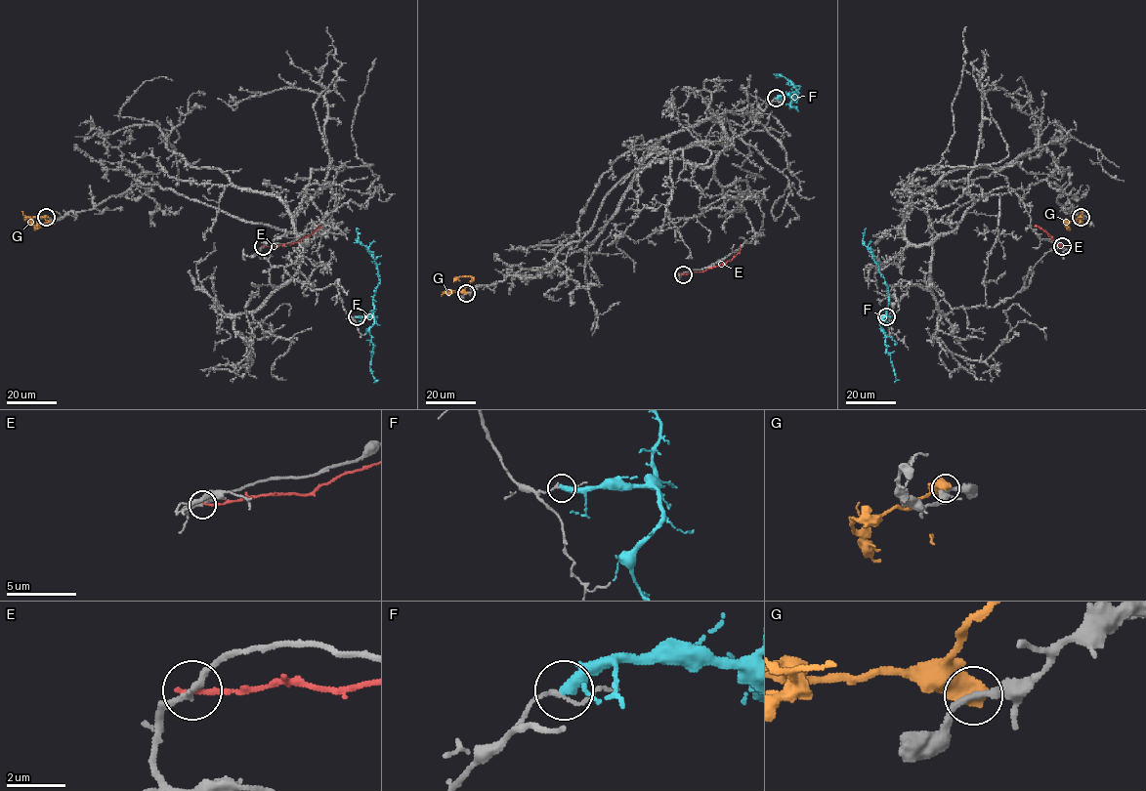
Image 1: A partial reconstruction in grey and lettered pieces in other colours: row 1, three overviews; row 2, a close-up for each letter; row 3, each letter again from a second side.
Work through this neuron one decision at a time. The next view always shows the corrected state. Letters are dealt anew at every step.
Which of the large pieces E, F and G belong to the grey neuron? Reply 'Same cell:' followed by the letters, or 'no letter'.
Same cell: no letter

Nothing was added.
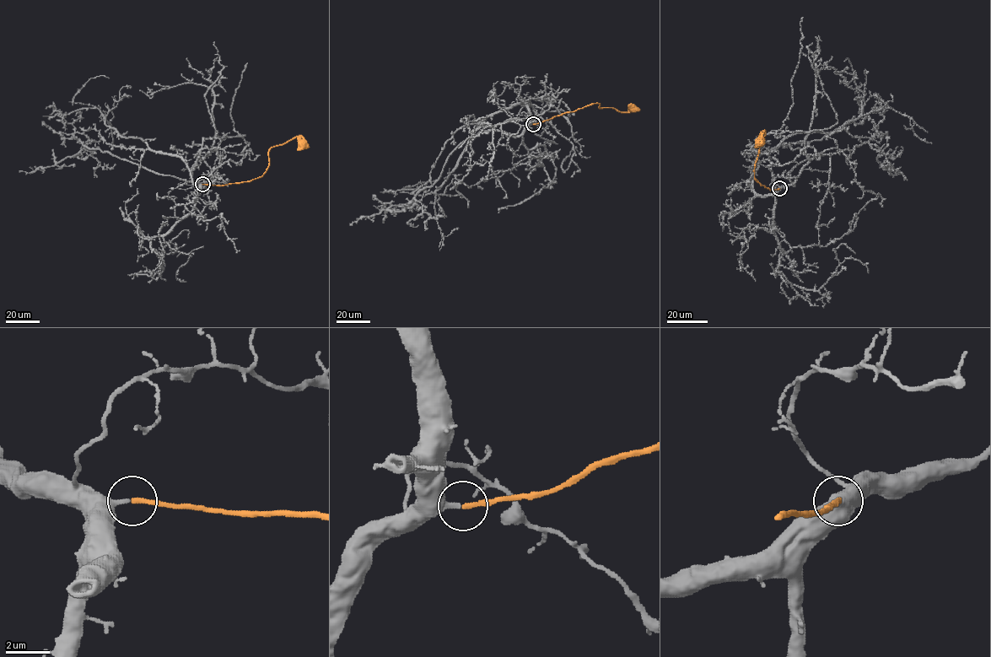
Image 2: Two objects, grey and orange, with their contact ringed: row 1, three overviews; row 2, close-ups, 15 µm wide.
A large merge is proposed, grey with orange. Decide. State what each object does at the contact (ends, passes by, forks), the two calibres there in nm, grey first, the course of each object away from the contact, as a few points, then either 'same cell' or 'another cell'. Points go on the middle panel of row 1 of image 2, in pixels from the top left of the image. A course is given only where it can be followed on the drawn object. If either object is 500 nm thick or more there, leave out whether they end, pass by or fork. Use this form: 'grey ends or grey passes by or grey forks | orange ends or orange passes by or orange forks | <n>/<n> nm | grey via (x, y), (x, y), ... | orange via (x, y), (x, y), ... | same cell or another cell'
grey ends | orange ends | 280/200 nm | grey via (532, 124), (523, 102), (488, 115), (458, 166), (435, 192), (403, 192), (404, 188), (439, 178) | orange via (533, 124), (592, 104), (622, 112), (633, 108) | same cell

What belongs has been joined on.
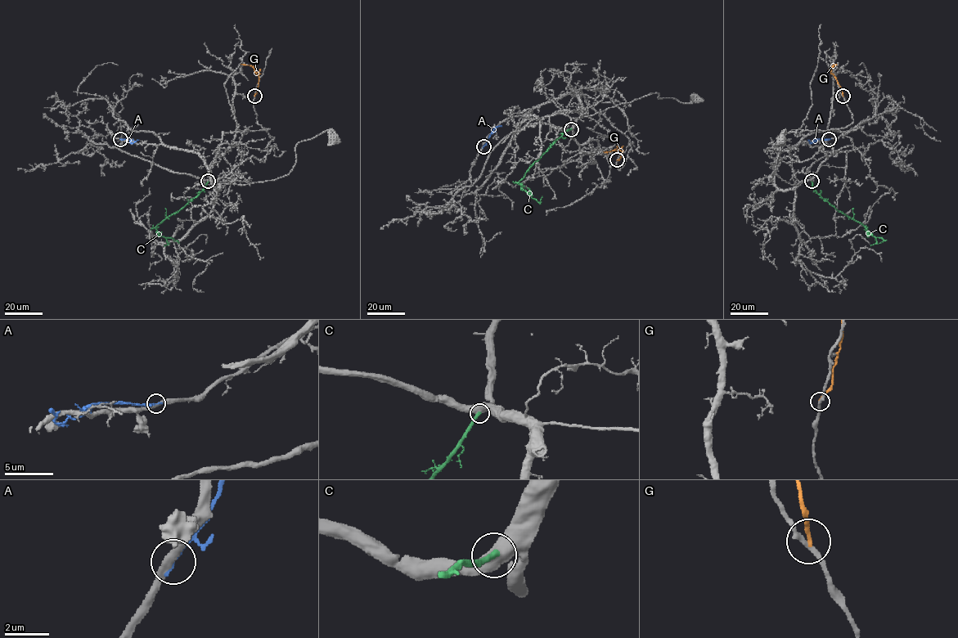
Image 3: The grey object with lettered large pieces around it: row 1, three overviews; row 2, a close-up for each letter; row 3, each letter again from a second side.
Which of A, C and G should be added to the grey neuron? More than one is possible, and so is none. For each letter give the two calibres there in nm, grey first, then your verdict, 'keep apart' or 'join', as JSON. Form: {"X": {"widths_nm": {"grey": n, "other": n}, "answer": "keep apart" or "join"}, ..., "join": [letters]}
{"A": {"widths_nm": {"grey": 300, "other": 180}, "answer": "keep apart"}, "C": {"widths_nm": {"grey": 550, "other": 280}, "answer": "join"}, "G": {"widths_nm": {"grey": 220, "other": 170}, "answer": "keep apart"}, "join": ["C"]}

